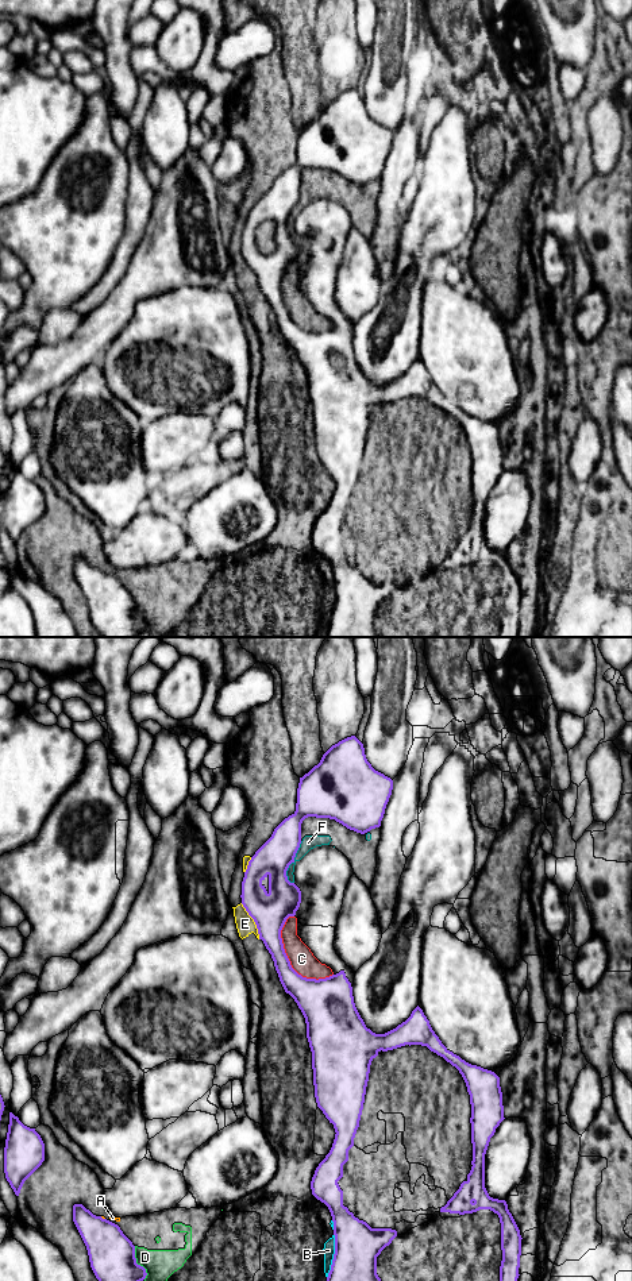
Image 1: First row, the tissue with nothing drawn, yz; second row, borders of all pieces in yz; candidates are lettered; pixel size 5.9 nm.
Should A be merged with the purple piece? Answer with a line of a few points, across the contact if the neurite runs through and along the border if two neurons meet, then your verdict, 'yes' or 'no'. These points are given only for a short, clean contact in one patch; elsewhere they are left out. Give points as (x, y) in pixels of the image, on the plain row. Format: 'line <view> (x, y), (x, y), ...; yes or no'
no

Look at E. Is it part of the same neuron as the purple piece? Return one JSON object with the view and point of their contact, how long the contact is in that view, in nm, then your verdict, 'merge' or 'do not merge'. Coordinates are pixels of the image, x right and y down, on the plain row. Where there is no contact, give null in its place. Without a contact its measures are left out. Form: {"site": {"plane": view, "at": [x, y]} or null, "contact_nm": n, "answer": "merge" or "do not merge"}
{"site": {"plane": "yz", "at": [254, 273]}, "contact_nm": 240, "answer": "do not merge"}

